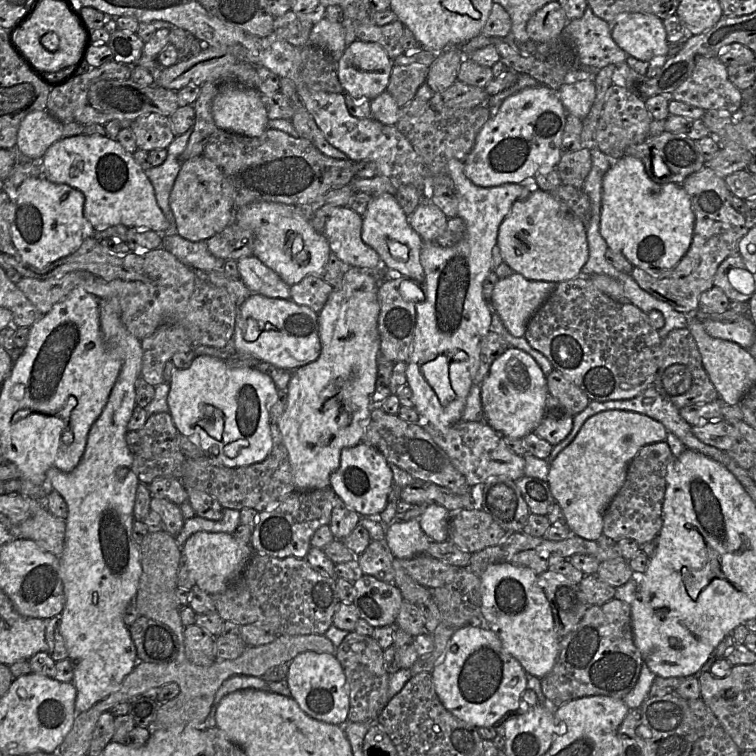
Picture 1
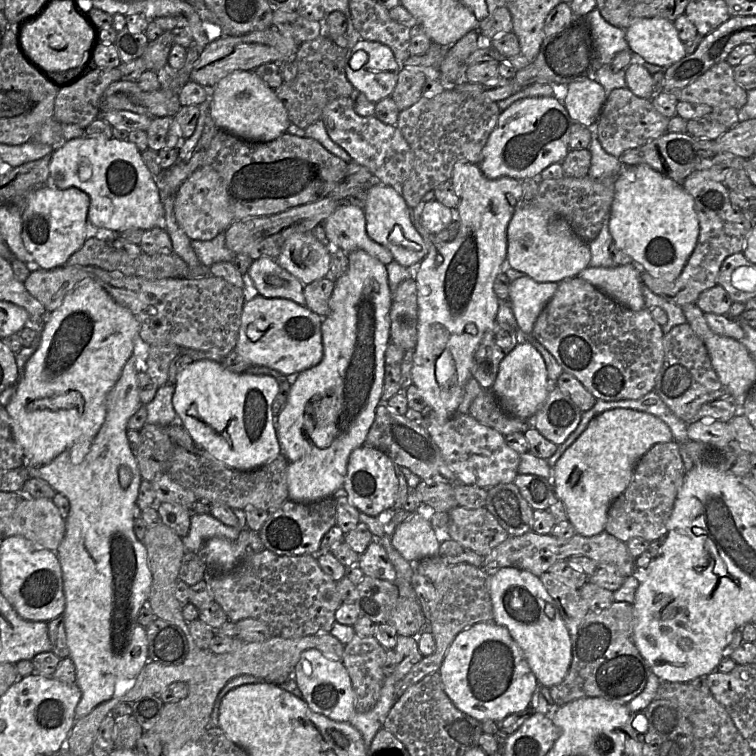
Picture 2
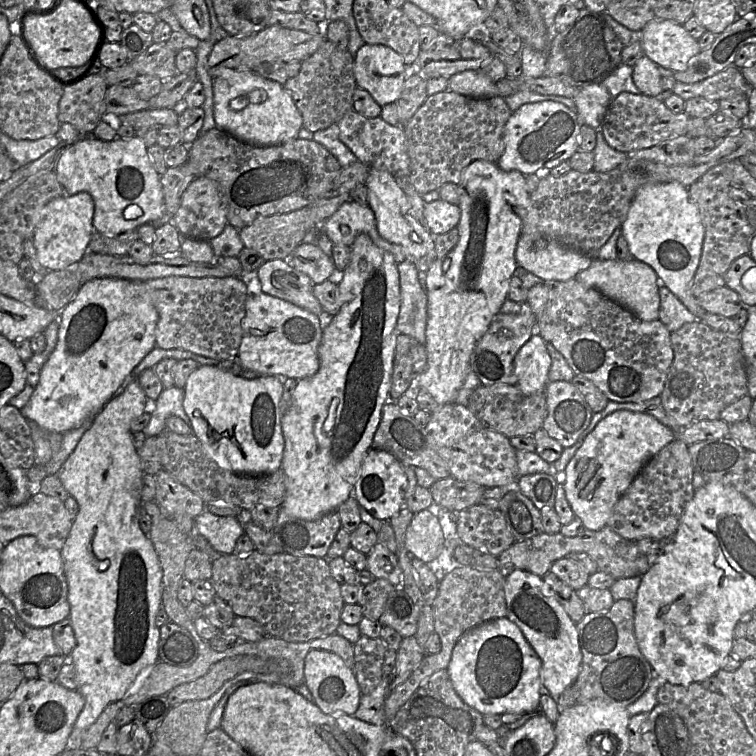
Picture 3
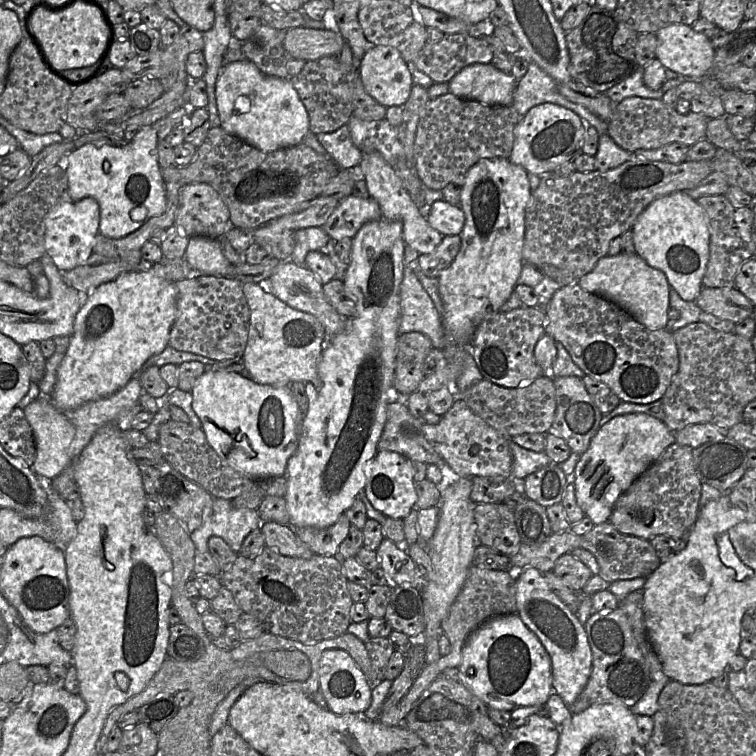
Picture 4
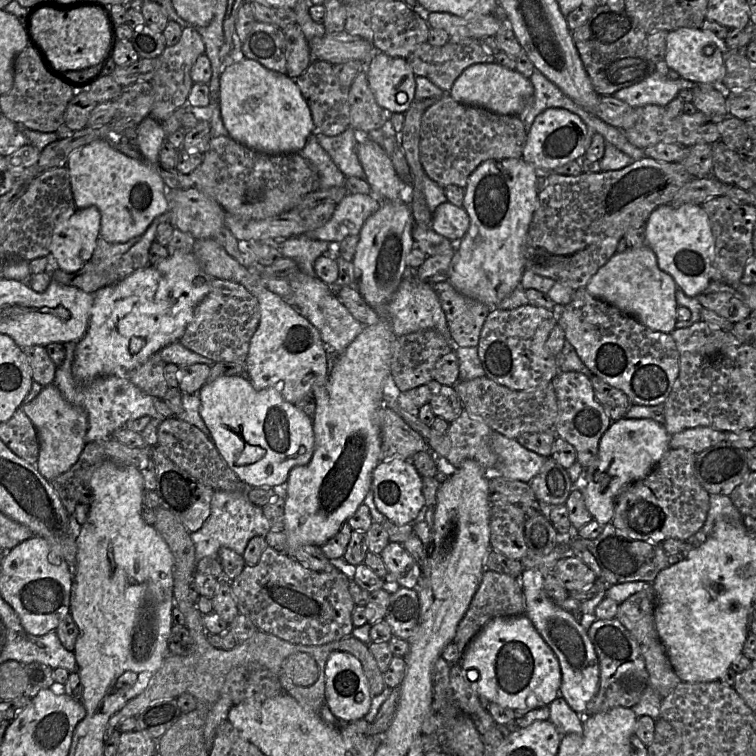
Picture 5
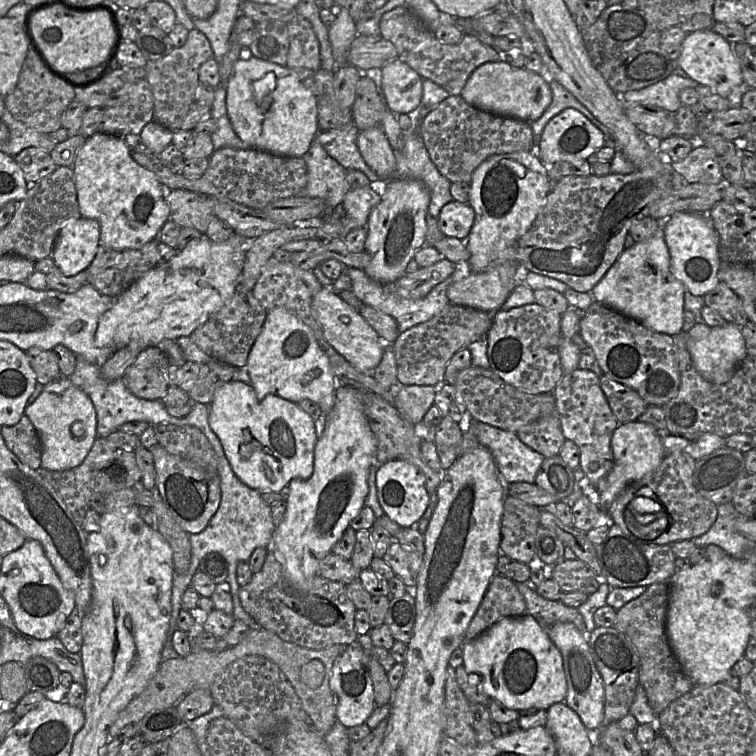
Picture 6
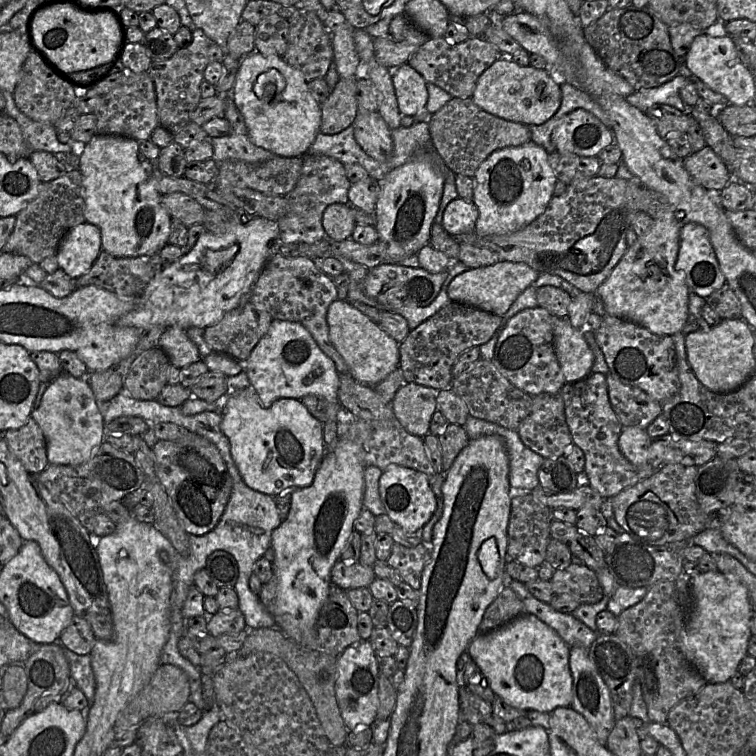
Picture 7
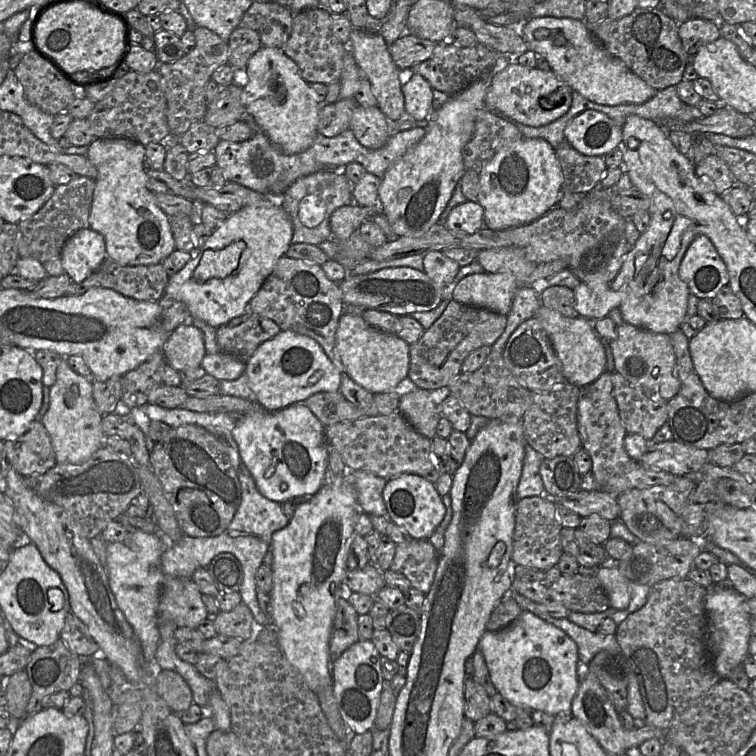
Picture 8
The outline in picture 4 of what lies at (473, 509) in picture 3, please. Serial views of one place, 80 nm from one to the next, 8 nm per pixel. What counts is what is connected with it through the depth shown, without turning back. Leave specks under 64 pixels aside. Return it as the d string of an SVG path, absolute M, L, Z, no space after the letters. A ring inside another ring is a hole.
M505 503L476 504L474 519L477 525L478 544L506 555L514 555L521 539L512 509Z

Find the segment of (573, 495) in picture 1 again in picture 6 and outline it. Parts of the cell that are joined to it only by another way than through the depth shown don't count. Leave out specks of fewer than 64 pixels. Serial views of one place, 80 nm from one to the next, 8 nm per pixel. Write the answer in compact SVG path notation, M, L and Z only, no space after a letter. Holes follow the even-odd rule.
M628 422L619 424L611 439L614 467L606 478L597 484L599 508L608 511L620 492L629 484L651 475L667 456L662 444L662 436L648 423Z

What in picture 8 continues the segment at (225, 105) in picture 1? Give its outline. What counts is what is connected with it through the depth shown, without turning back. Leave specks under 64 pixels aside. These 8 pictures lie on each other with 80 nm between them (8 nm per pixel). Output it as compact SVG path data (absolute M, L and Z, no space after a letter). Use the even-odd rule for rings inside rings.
M261 47L249 58L245 71L248 82L242 87L241 103L268 139L287 155L309 148L318 133L321 108L295 62L282 49Z

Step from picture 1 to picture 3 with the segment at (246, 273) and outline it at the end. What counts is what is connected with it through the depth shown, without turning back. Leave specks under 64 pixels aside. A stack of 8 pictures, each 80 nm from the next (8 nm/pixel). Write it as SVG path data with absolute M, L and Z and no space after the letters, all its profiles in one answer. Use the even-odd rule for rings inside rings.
M274 259L265 261L257 270L257 277L261 284L261 291L265 294L286 300L300 308L303 308L321 320L328 321L332 316L327 315L319 301L312 293L314 282L310 277L300 271L297 271L288 265L283 259Z

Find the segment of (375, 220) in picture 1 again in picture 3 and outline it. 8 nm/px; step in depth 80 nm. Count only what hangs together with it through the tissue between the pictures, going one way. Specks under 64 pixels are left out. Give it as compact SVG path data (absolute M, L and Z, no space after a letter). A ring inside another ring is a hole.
M370 168L366 180L368 205L375 214L377 231L386 241L399 245L408 259L417 261L434 249L434 235L415 217L412 204L398 181L383 169Z

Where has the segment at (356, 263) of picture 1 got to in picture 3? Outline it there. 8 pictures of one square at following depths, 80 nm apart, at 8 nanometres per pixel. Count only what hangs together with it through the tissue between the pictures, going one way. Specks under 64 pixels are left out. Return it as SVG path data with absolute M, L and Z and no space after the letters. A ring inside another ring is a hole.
M348 200L321 226L333 244L351 247L356 236L365 233L370 236L375 245L391 253L397 264L408 259L399 245L392 244L379 235L375 214L369 205L360 205Z

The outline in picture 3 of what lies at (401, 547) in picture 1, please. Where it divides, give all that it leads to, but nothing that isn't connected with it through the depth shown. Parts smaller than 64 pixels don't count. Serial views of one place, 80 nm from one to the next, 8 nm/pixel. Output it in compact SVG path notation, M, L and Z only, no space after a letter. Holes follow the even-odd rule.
M427 509L414 514L405 533L405 547L411 557L427 564L439 558L444 535L438 517Z

